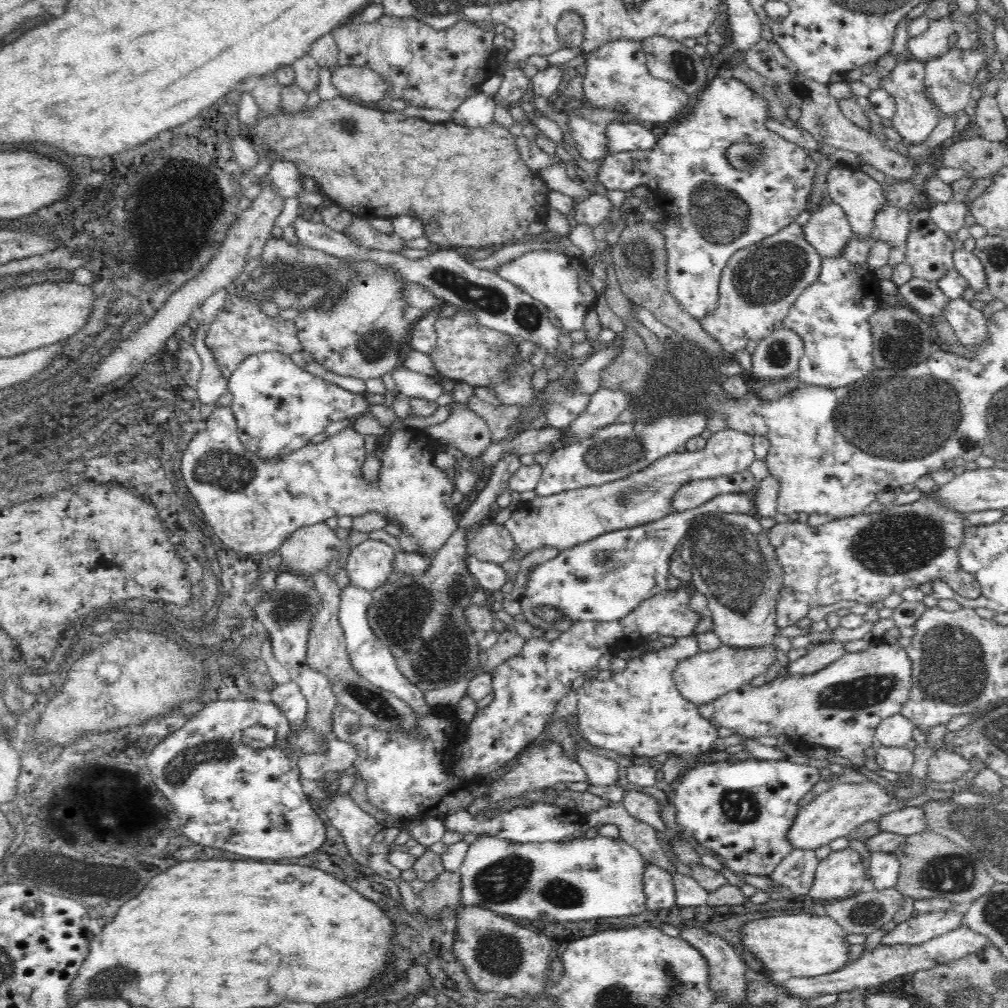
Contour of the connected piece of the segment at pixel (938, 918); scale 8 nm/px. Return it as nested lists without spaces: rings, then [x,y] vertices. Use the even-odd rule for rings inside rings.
[[[955,910],[918,914],[916,917],[910,917],[907,921],[897,924],[894,929],[887,932],[880,946],[922,944],[922,942],[932,940],[935,936],[958,928],[964,916],[962,912]]]

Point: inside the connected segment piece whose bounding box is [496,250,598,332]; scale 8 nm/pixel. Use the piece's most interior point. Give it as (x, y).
(557, 280)

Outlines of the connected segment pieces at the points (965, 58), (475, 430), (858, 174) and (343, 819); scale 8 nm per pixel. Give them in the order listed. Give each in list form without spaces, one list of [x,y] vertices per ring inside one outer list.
[[[950,34],[948,36],[950,50],[946,54],[942,54],[940,58],[928,60],[924,66],[924,70],[926,71],[926,76],[924,76],[926,91],[928,91],[928,97],[940,109],[940,119],[960,112],[960,110],[966,108],[971,98],[977,95],[974,80],[976,80],[976,73],[983,70],[985,64],[982,44],[972,48],[972,50],[964,50],[962,52],[958,50],[956,42],[957,35]]]
[[[455,400],[449,406],[448,418],[440,424],[426,427],[423,433],[461,450],[468,459],[480,459],[492,444],[488,423],[466,404]]]
[[[835,165],[829,170],[826,182],[827,188],[825,193],[829,194],[833,203],[840,205],[844,209],[855,235],[858,238],[868,238],[868,236],[877,237],[874,218],[876,218],[878,210],[886,202],[889,202],[888,197],[884,195],[884,187],[861,170]]]
[[[330,792],[328,801],[330,804],[325,810],[328,819],[344,837],[352,858],[367,866],[370,845],[374,842],[374,836],[382,830],[382,825],[366,814],[348,793],[340,795]]]

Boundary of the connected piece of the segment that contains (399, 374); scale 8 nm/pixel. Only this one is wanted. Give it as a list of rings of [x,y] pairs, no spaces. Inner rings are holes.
[[[399,366],[391,372],[399,393],[411,398],[436,401],[445,393],[439,382],[427,374],[420,374],[408,368]]]

